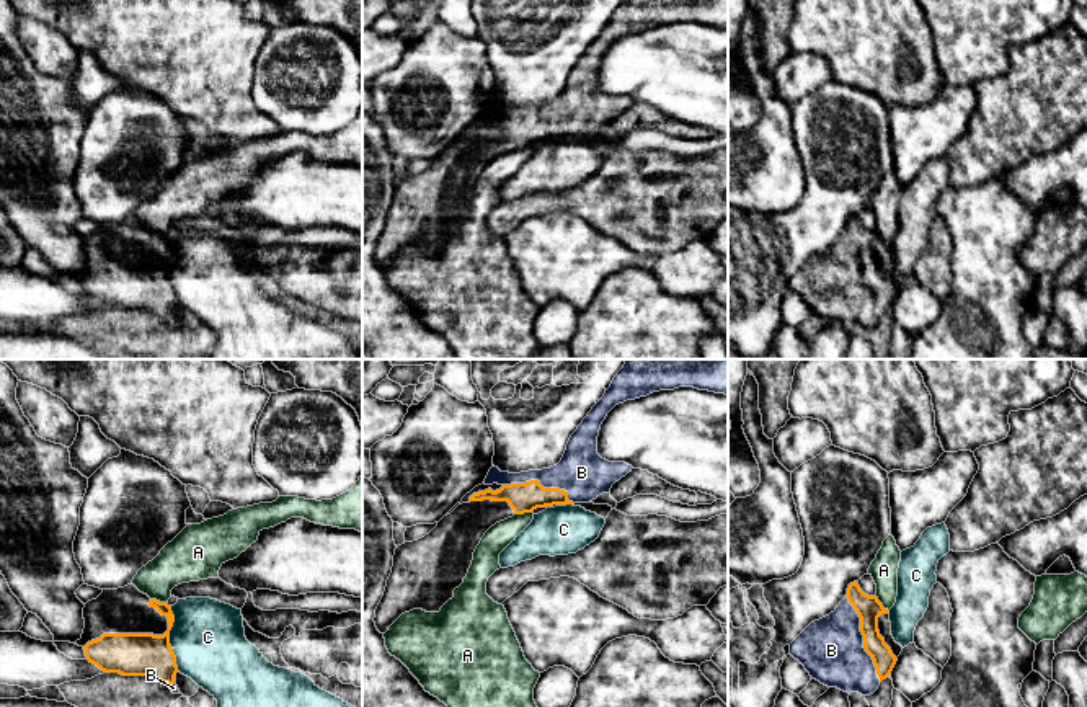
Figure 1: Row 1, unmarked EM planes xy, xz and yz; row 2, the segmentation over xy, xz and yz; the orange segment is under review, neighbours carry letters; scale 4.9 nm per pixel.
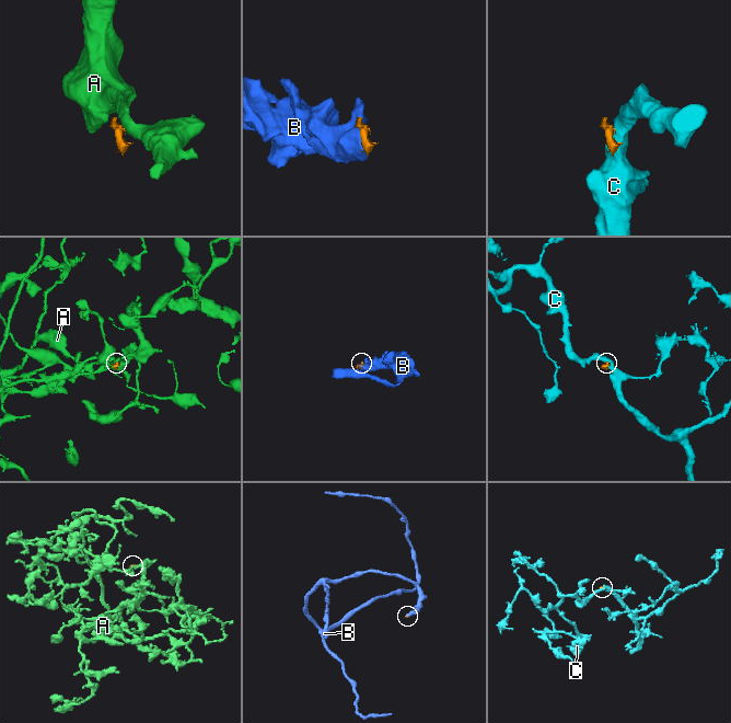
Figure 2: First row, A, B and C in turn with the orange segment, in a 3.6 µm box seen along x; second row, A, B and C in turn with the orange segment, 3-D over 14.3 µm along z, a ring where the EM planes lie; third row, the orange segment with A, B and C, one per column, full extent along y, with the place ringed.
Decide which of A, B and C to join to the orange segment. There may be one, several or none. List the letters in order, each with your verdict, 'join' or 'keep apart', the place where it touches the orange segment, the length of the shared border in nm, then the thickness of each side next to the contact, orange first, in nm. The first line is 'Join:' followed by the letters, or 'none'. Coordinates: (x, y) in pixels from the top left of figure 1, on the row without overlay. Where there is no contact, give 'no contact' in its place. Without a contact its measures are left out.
Join: B
A: keep apart; meets orange in xz at (523, 147); contact 90 nm long; 140 nm thick on the orange side, 120 nm on the other
B: join; meets orange in yz at (864, 273); contact 460 nm long; 120 nm thick on the orange side, 320 nm on the other
C: keep apart; meets orange in xy at (168, 273); contact 320 nm long; 220 nm thick on the orange side, 360 nm on the other

